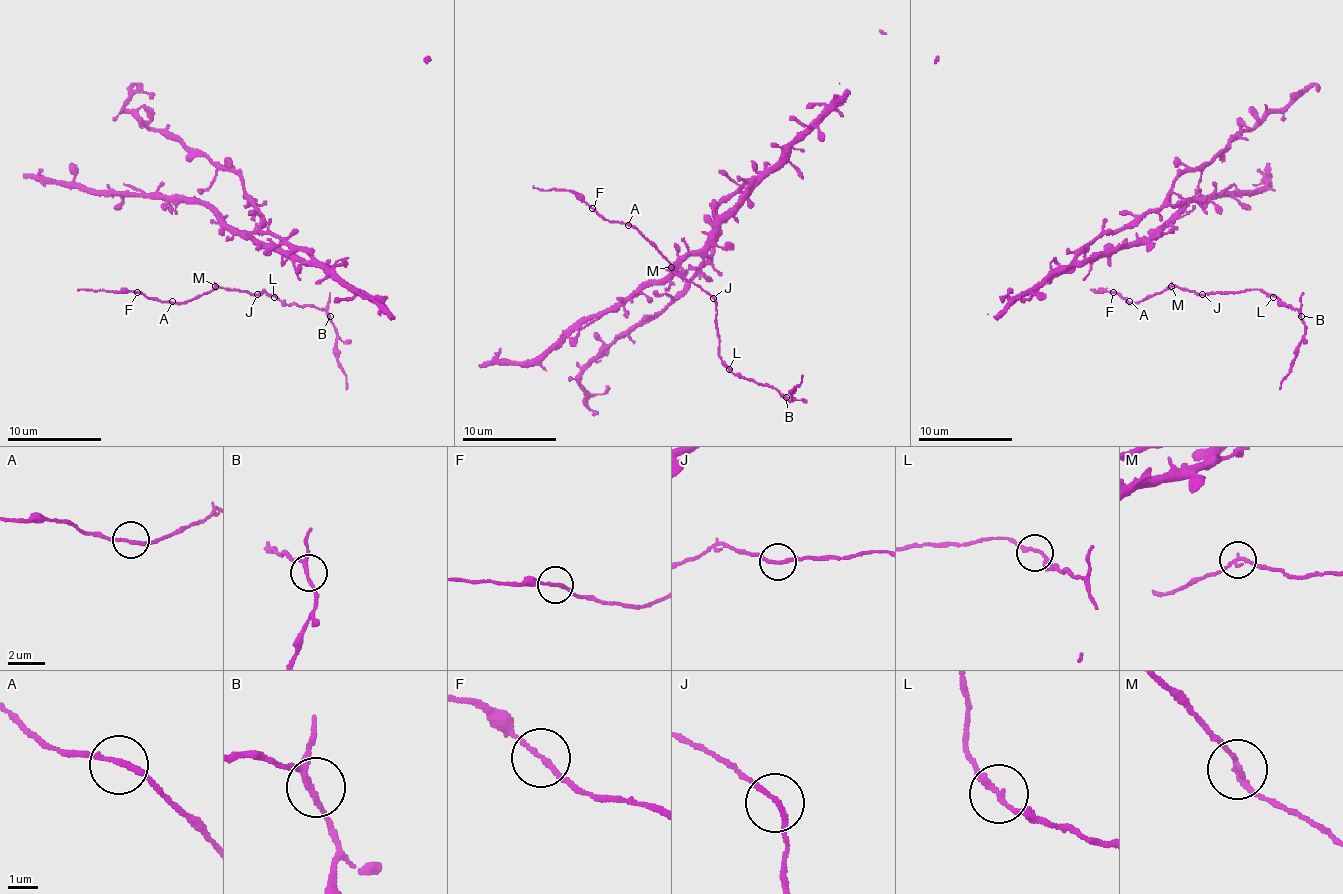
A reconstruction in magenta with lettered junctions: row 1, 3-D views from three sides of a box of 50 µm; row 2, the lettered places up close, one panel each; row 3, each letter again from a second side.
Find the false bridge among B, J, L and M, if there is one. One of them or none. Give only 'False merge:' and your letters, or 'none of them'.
False merge: none of them

